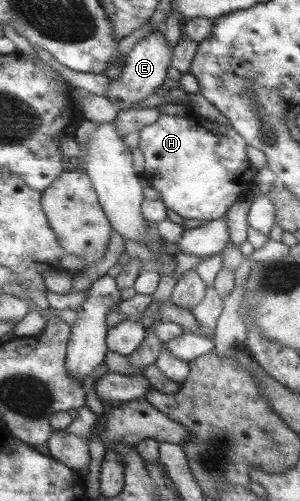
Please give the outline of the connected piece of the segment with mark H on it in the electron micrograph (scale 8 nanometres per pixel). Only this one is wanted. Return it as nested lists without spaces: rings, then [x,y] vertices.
[[[193,113],[185,117],[160,115],[154,123],[138,130],[138,150],[144,158],[141,176],[144,183],[160,193],[166,209],[183,219],[220,219],[242,194],[249,193],[252,188],[257,169],[248,161],[246,145],[230,125],[220,125]]]

